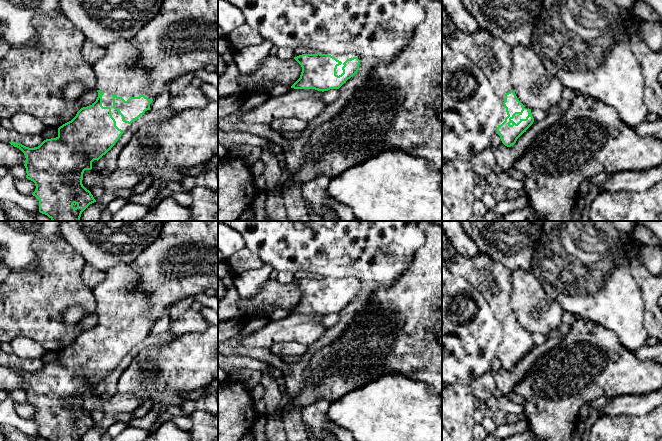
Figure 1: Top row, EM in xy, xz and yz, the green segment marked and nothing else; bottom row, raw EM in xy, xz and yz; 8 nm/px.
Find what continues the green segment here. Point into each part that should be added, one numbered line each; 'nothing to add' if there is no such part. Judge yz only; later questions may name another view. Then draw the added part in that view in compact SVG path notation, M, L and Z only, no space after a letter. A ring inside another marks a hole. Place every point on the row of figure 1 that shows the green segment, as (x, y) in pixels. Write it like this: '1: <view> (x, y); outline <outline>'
1: yz (517, 117); outline M525 106L523 113L521 115L516 114L514 116L514 118L511 120L513 120L517 124L521 119L526 119L526 117L528 116L528 110L527 109L528 108Z

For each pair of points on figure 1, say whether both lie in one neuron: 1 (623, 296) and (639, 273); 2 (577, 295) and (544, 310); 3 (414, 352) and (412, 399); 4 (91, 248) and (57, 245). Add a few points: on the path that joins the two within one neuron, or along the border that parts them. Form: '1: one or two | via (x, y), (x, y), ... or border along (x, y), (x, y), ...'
1: two | border along (628, 256), (631, 275), (639, 287), (643, 301)
2: two | border along (542, 287), (559, 304), (563, 311)
3: two | border along (391, 372), (422, 381), (429, 387), (431, 392)
4: two | border along (62, 237), (86, 263)

